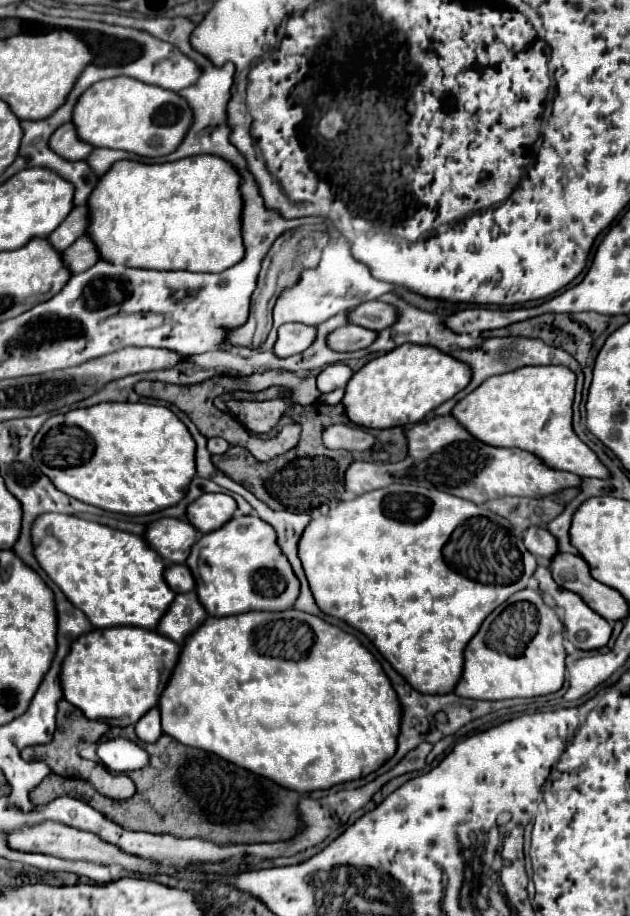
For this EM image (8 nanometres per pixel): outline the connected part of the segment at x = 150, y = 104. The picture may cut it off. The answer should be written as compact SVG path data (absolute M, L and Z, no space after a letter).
M119 76L95 82L83 92L75 110L73 124L81 140L97 148L127 150L147 158L161 158L177 150L193 126L193 112L183 96L137 78Z

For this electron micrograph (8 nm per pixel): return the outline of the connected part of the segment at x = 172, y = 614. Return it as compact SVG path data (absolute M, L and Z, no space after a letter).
M197 592L177 594L165 616L161 618L157 632L171 638L177 644L183 644L189 634L193 634L207 620L207 612L197 600Z

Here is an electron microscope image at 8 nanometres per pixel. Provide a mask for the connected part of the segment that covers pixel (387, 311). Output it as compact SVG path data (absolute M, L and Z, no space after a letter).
M381 300L363 302L349 314L349 322L379 332L389 328L389 324L397 322L397 308Z

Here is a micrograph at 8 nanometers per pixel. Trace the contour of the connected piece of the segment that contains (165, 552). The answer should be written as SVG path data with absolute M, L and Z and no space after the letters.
M159 518L147 526L145 540L165 564L185 564L197 540L197 530L193 524L179 518Z

